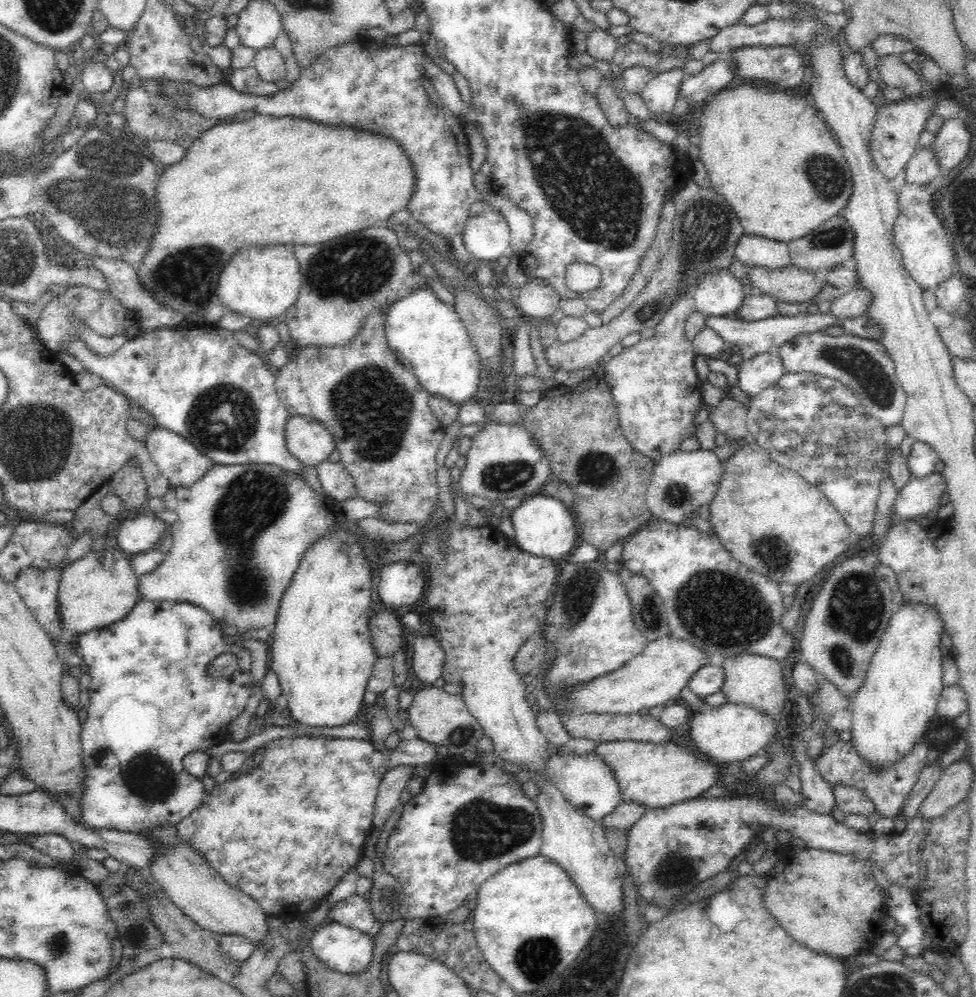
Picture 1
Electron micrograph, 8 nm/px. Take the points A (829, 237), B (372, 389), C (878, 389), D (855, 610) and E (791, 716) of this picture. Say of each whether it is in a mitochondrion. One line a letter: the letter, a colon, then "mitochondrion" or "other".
A: mitochondrion
B: mitochondrion
C: mitochondrion
D: mitochondrion
E: other

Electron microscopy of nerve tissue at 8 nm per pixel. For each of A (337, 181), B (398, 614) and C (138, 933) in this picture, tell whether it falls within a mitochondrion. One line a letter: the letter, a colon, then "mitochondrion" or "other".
A: other
B: other
C: mitochondrion

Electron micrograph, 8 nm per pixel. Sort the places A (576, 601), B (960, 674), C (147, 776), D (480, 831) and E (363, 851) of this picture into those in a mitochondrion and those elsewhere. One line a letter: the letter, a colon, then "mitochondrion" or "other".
A: mitochondrion
B: other
C: mitochondrion
D: mitochondrion
E: other

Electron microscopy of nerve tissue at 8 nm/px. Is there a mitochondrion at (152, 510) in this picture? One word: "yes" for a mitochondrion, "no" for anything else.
no

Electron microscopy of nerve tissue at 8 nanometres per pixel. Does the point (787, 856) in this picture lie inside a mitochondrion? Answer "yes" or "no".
no

